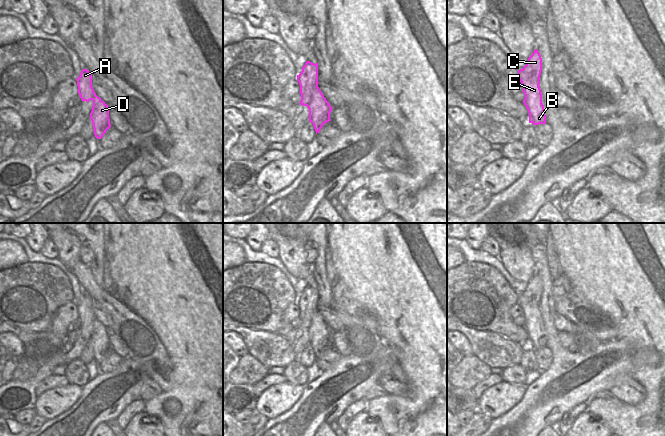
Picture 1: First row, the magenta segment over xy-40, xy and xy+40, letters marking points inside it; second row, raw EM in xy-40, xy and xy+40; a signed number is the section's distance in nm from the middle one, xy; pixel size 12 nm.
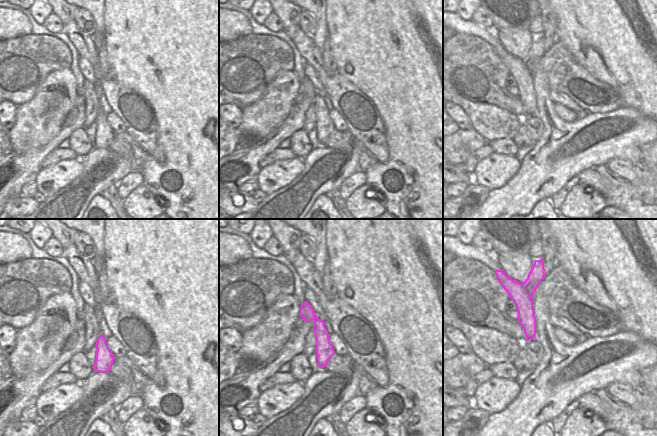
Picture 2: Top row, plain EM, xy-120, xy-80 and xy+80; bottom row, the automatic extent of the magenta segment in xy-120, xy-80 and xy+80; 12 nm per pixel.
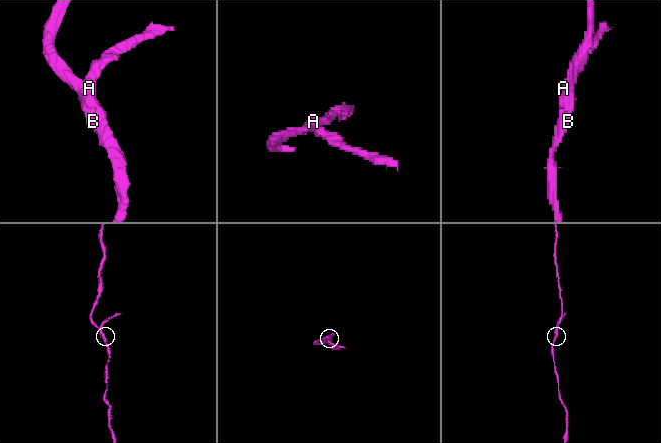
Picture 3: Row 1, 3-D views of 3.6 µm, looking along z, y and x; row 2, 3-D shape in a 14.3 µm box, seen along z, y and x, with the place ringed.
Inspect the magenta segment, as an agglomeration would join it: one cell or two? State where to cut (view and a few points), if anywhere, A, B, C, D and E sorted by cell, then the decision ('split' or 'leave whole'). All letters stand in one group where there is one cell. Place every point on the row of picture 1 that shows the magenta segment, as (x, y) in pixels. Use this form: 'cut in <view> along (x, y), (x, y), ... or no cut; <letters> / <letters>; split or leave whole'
cut in xy+40 along (522, 69), (530, 81), (536, 81), (539, 84); A C / B D E; split

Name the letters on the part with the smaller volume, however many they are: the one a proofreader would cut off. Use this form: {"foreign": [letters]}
{"foreign": ["A", "C"]}

